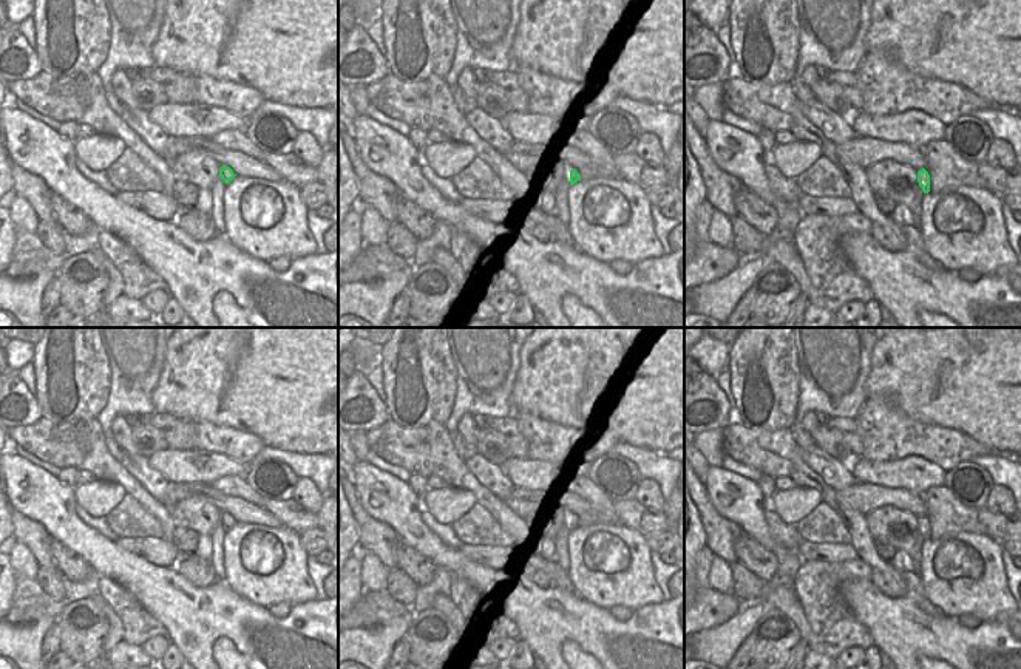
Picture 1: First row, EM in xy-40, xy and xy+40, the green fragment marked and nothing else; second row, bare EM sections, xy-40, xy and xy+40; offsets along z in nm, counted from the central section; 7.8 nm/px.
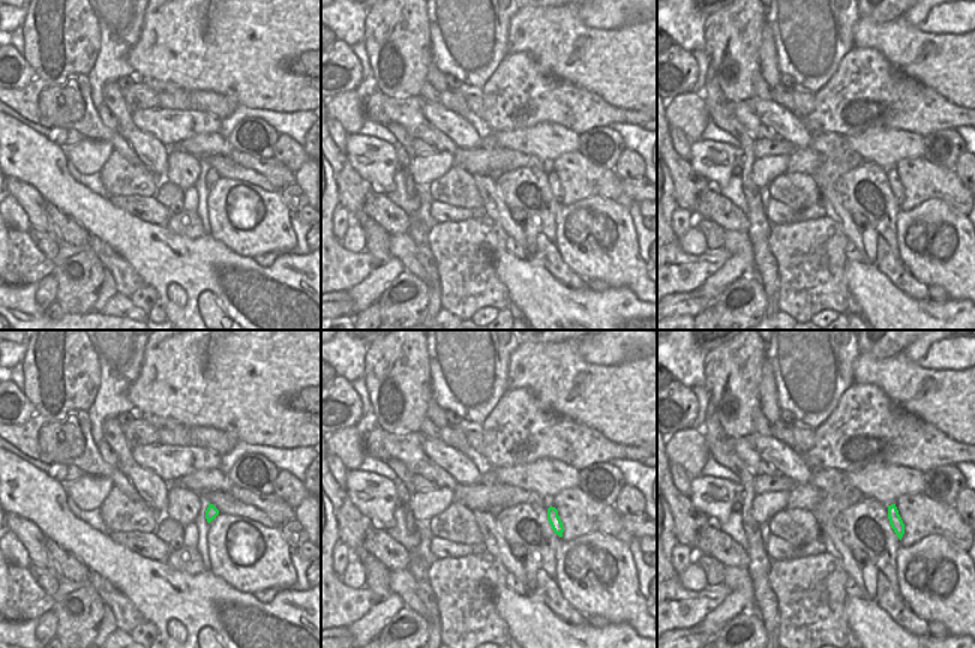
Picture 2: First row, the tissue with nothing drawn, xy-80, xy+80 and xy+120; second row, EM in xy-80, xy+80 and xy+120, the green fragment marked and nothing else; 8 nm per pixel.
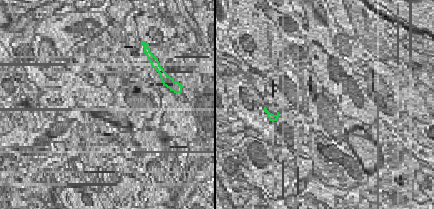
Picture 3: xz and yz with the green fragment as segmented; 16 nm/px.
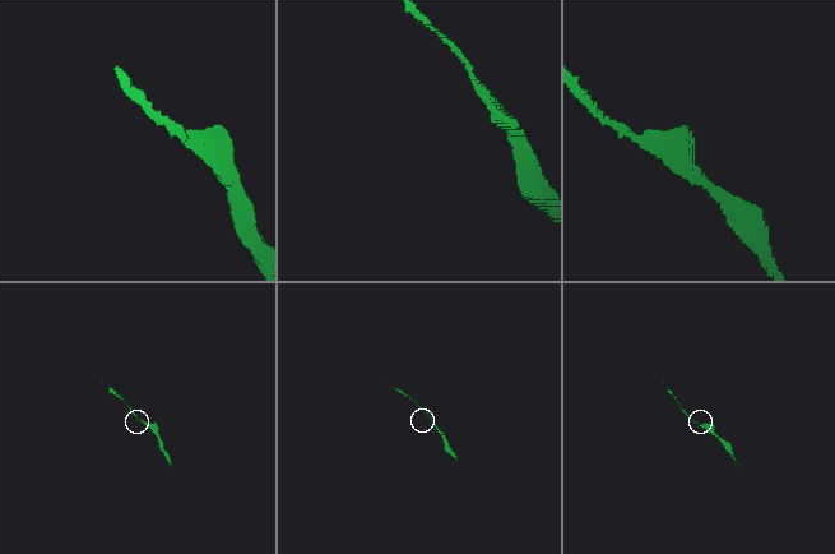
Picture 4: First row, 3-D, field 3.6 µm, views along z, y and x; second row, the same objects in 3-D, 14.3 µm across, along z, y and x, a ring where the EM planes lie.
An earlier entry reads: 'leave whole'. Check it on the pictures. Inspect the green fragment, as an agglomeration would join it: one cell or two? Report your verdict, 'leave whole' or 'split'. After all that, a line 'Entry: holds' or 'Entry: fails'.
leave whole
Entry: holds

